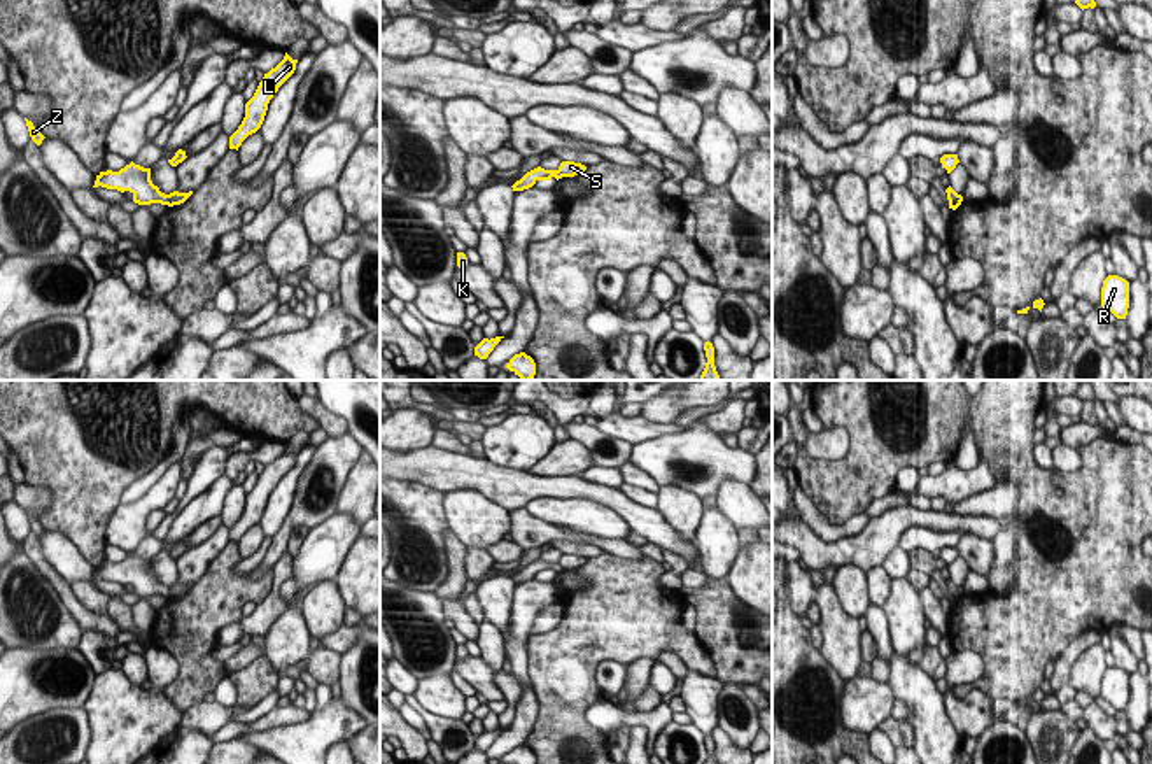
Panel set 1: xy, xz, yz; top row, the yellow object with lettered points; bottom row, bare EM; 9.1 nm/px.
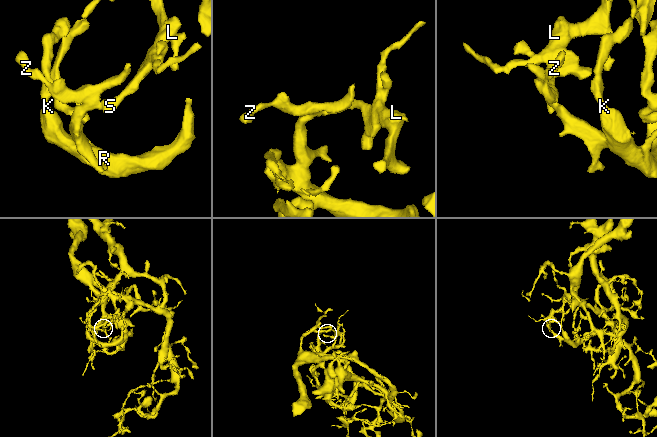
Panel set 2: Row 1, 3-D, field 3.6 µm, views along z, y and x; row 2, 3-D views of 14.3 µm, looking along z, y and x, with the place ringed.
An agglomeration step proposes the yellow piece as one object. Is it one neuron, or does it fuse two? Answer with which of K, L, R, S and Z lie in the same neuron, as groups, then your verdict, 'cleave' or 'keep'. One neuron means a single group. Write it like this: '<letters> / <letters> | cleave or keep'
K R Z / L S | cleave

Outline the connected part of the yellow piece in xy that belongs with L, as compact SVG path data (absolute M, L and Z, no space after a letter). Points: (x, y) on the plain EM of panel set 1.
M285 445L284 452L268 466L264 466L254 489L245 496L245 510L242 517L229 529L229 541L238 543L242 534L261 520L270 492L278 484L278 480L294 466L296 456L298 452L292 452Z

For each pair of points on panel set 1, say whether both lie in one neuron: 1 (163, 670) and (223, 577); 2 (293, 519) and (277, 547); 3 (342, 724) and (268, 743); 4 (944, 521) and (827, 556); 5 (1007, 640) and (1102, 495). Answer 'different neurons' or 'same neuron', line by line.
1: different neurons
2: same neuron
3: same neuron
4: same neuron
5: same neuron

